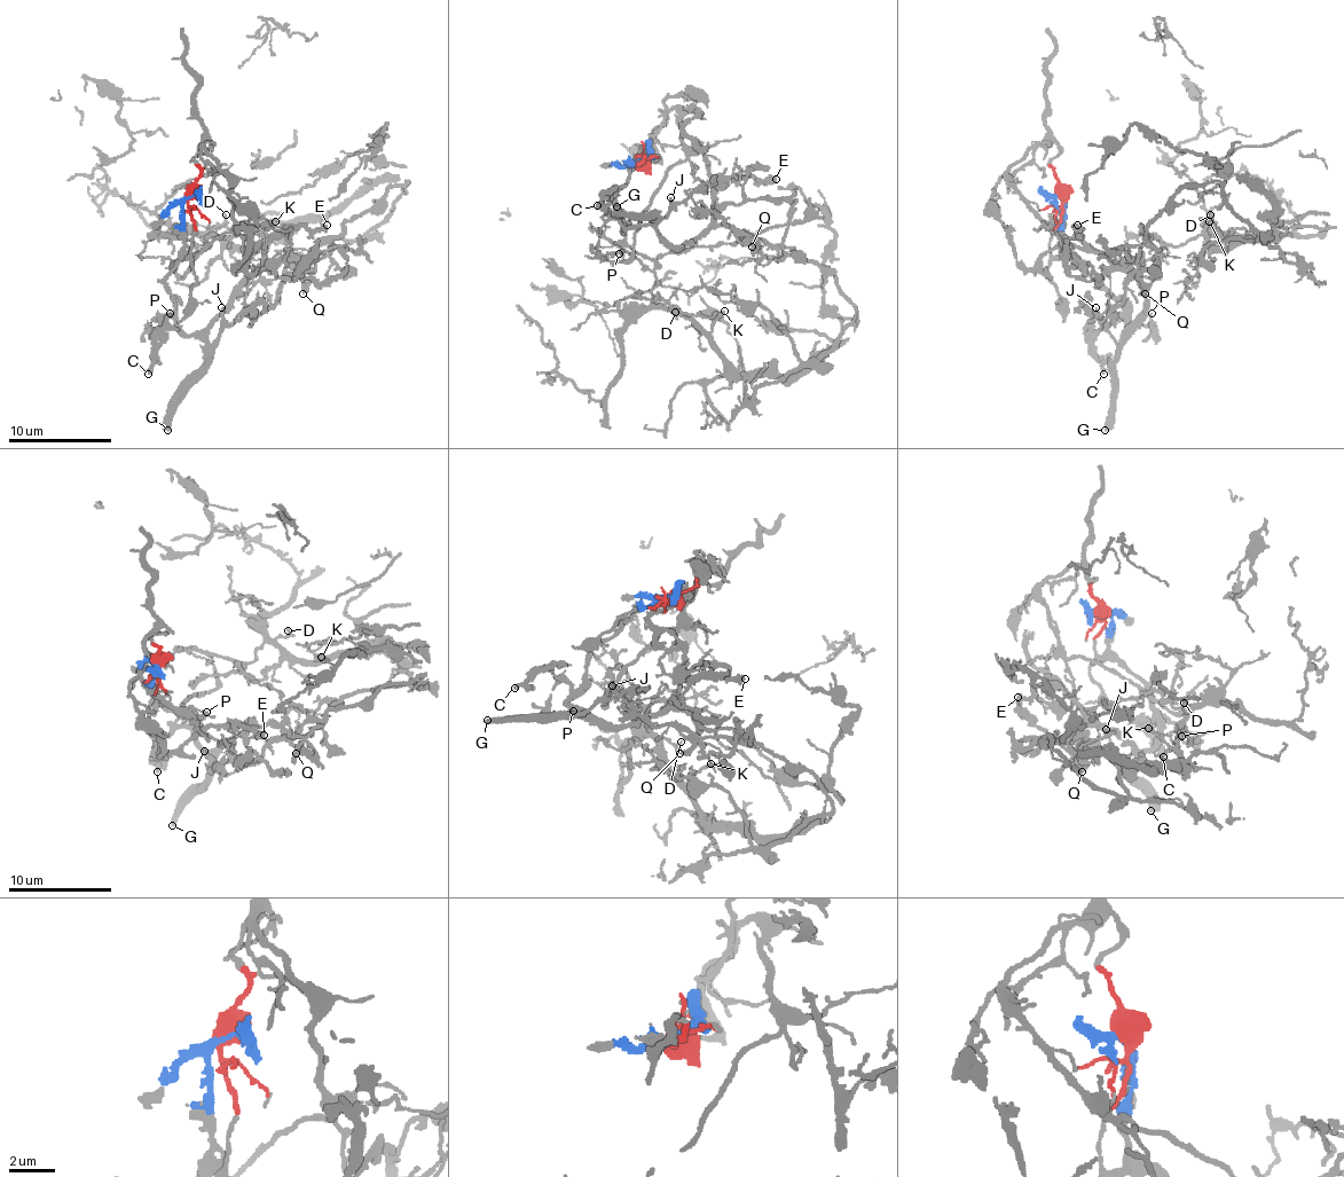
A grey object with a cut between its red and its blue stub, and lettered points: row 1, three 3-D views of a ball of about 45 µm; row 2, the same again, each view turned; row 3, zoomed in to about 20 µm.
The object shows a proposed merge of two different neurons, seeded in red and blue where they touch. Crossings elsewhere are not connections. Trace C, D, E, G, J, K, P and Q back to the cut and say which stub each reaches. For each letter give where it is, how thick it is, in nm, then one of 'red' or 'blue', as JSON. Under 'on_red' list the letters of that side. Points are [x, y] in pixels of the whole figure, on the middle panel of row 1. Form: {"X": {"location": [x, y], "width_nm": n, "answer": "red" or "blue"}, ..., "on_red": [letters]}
{"C": {"location": [597, 205], "width_nm": 260, "answer": "blue"}, "D": {"location": [675, 312], "width_nm": 190, "answer": "red"}, "E": {"location": [776, 179], "width_nm": 420, "answer": "blue"}, "G": {"location": [617, 206], "width_nm": 420, "answer": "blue"}, "J": {"location": [670, 197], "width_nm": 140, "answer": "blue"}, "K": {"location": [724, 311], "width_nm": 180, "answer": "red"}, "P": {"location": [619, 253], "width_nm": 120, "answer": "blue"}, "Q": {"location": [752, 246], "width_nm": 280, "answer": "blue"}, "on_red": ["D", "K"]}

